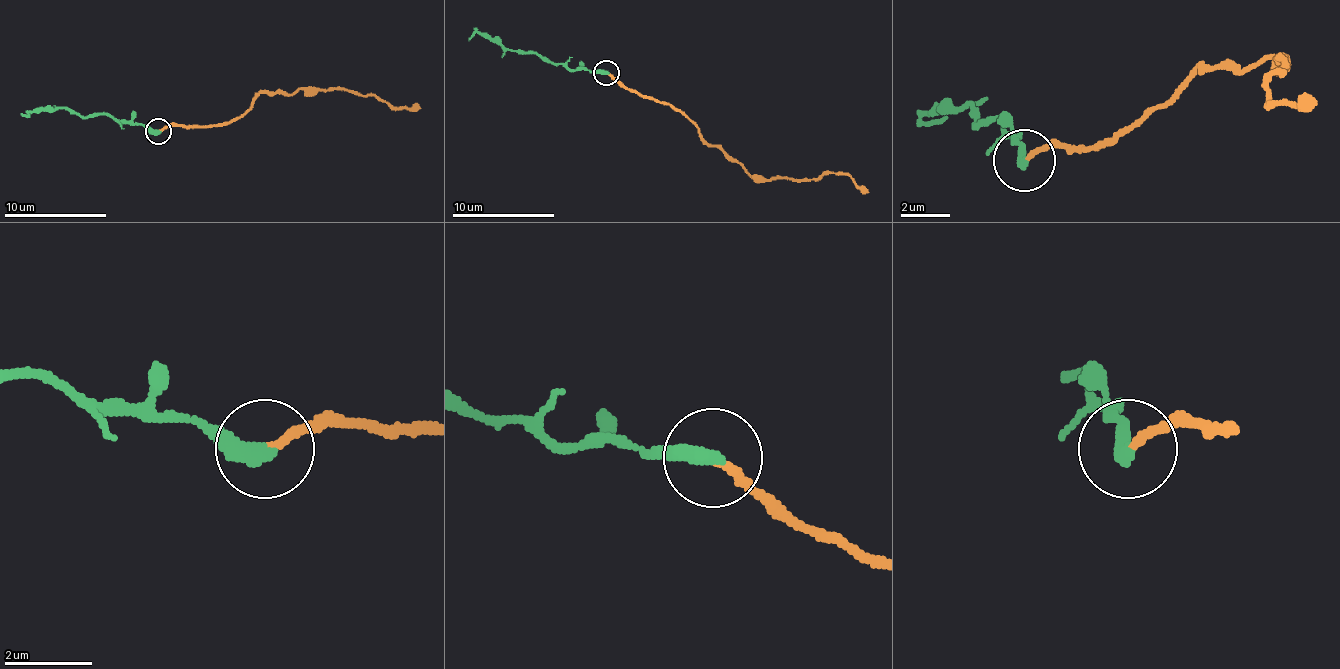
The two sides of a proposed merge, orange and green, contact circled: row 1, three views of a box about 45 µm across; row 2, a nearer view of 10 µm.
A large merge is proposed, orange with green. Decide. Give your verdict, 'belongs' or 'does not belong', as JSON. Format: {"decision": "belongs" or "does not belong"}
{"decision": "does not belong"}

